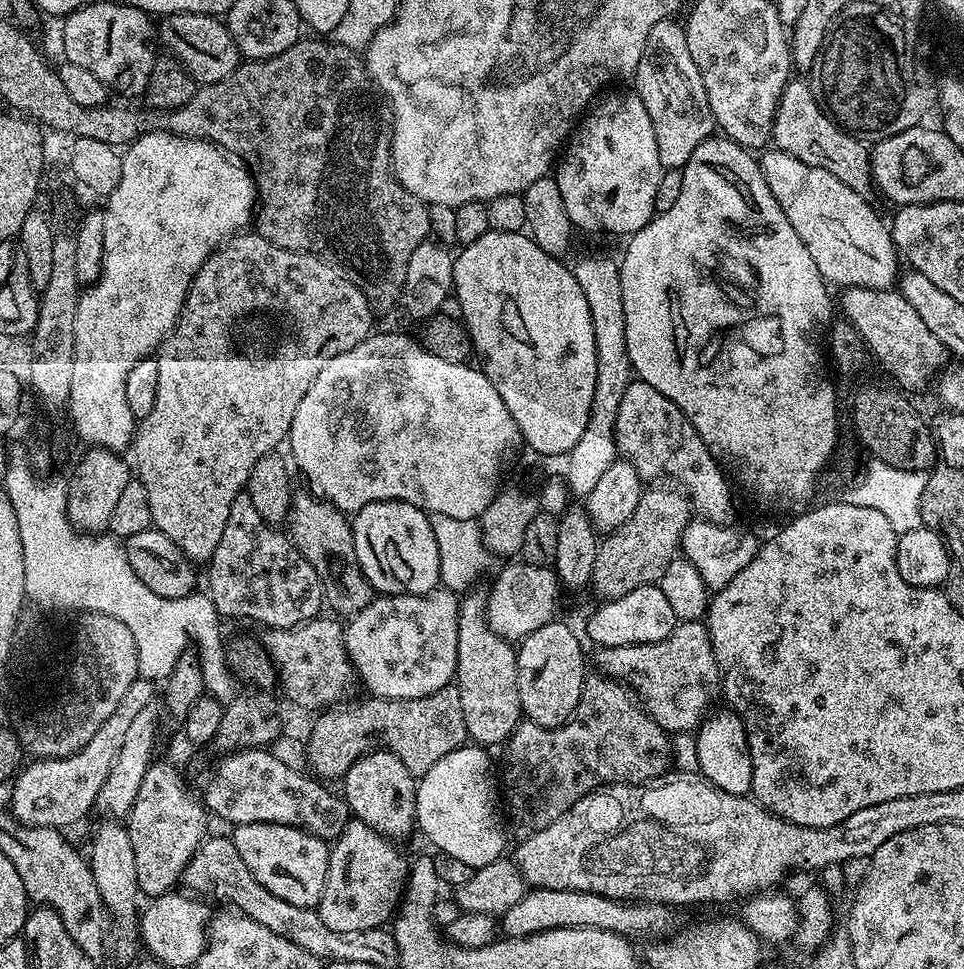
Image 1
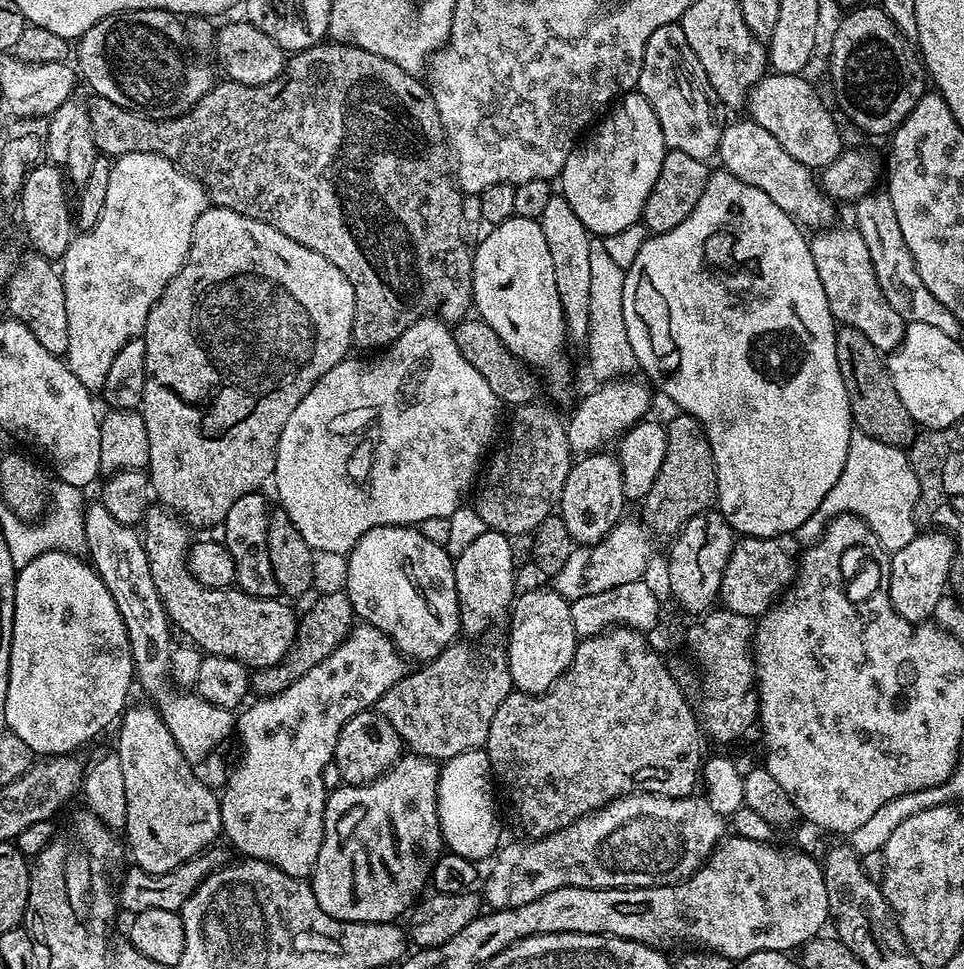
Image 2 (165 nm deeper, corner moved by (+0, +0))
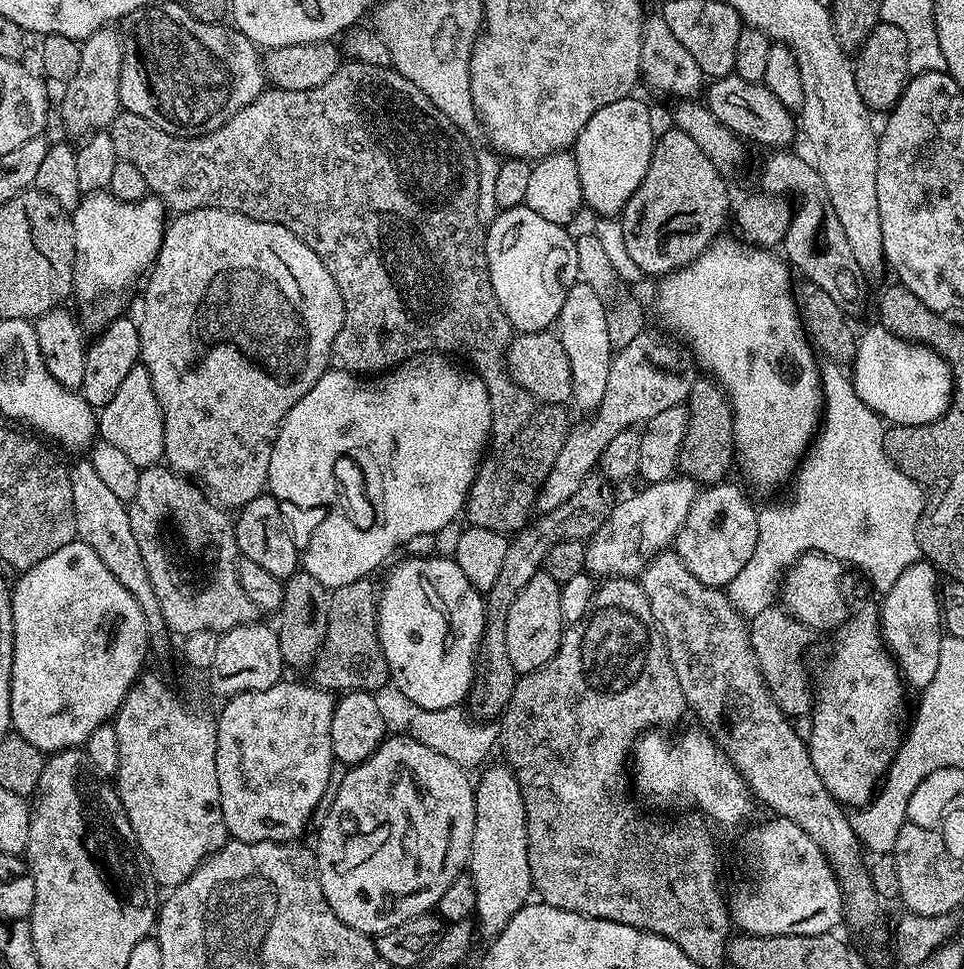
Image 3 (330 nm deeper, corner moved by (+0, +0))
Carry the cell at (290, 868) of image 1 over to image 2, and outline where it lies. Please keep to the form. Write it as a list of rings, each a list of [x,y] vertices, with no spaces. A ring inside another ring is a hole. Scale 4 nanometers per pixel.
[[[358,624],[349,632],[348,638],[335,648],[334,654],[330,654],[321,664],[314,666],[314,670],[310,670],[305,676],[295,680],[291,688],[281,692],[279,696],[257,699],[257,704],[249,703],[243,709],[245,712],[239,713],[238,740],[240,736],[241,742],[244,743],[244,753],[240,756],[240,765],[237,768],[235,765],[231,769],[228,783],[220,796],[220,826],[226,840],[228,836],[229,842],[241,852],[239,854],[241,857],[272,864],[278,870],[282,870],[291,876],[311,877],[312,867],[316,865],[316,859],[318,858],[318,850],[324,841],[324,802],[326,791],[323,784],[323,771],[326,770],[328,764],[333,763],[336,754],[336,743],[340,737],[342,726],[346,726],[346,722],[350,722],[350,718],[354,718],[359,712],[371,709],[376,705],[382,698],[382,694],[386,694],[386,690],[394,687],[404,675],[407,675],[407,672],[408,666],[405,659],[397,652],[392,641],[387,636],[383,636],[376,627]]]

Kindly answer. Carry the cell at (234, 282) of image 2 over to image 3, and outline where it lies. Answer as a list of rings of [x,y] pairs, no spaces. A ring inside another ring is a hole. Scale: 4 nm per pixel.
[[[199,208],[173,215],[165,227],[162,246],[147,273],[147,280],[148,285],[144,288],[144,309],[140,316],[138,315],[139,359],[142,367],[150,374],[150,382],[162,410],[164,460],[172,471],[179,472],[199,484],[221,508],[239,510],[246,502],[258,498],[265,491],[270,470],[270,454],[285,414],[311,390],[322,373],[329,371],[334,338],[338,330],[342,330],[344,321],[344,299],[330,270],[322,266],[318,254],[314,254],[314,250],[310,250],[310,246],[306,246],[302,238],[286,230],[286,226],[262,222],[221,208]]]

